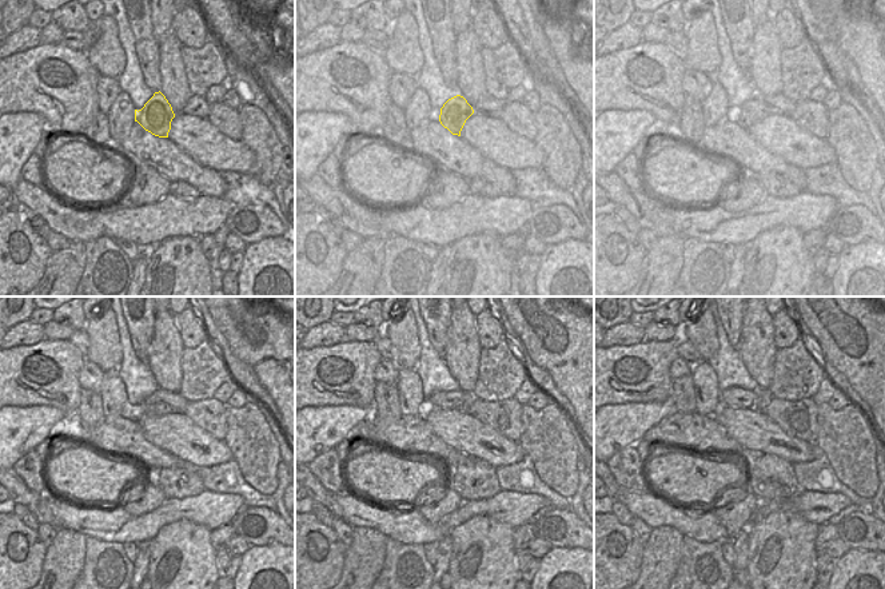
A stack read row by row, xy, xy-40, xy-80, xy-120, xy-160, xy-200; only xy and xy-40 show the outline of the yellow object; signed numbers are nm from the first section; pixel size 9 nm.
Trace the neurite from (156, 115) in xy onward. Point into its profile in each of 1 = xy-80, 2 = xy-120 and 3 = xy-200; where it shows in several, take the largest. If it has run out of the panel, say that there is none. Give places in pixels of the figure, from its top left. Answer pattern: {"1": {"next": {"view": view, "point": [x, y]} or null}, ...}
{"1": {"next": {"view": "xy-80", "point": [753, 111]}}, "2": {"next": {"view": "xy-120", "point": [158, 409]}}, "3": {"next": {"view": "xy-200", "point": [764, 398]}}}

